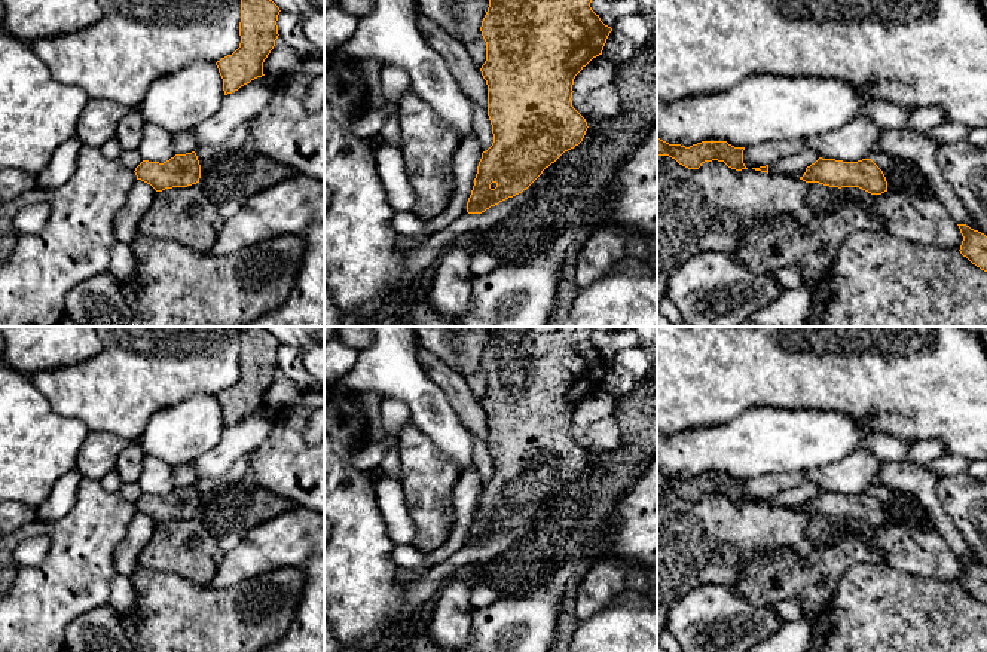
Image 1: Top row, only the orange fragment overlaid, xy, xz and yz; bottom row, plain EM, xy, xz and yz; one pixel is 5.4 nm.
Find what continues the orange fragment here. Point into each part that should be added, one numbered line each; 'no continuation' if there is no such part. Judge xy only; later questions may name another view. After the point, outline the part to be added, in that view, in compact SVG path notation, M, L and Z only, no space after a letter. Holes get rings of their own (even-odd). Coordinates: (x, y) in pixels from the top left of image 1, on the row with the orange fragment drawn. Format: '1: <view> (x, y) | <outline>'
no continuation

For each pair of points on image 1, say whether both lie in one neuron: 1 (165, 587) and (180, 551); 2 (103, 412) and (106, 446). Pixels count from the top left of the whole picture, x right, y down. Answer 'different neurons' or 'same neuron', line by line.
1: different neurons
2: different neurons

